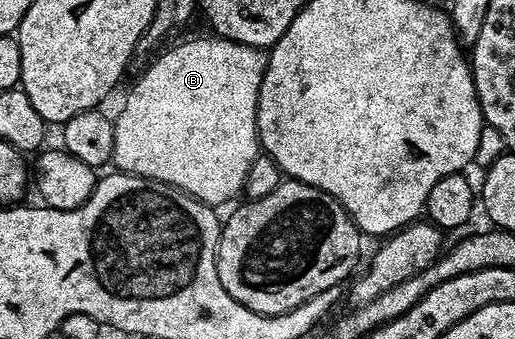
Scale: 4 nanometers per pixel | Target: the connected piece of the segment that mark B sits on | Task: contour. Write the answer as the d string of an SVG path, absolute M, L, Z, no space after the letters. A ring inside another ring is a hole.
M208 37L209 39L189 39L186 43L181 43L178 47L173 47L170 51L162 50L150 62L144 71L140 72L137 84L129 91L129 96L125 99L125 108L121 111L121 116L116 116L113 128L115 129L115 145L113 146L112 166L119 171L126 171L128 175L138 175L144 179L154 179L160 183L166 183L172 187L178 187L180 191L185 191L191 197L210 205L225 203L228 199L233 199L236 195L242 194L245 182L247 181L247 169L251 169L251 161L259 153L259 140L257 137L257 98L261 82L265 76L265 67L269 63L269 56L262 48L248 47L242 43L236 43L230 39L220 37Z

